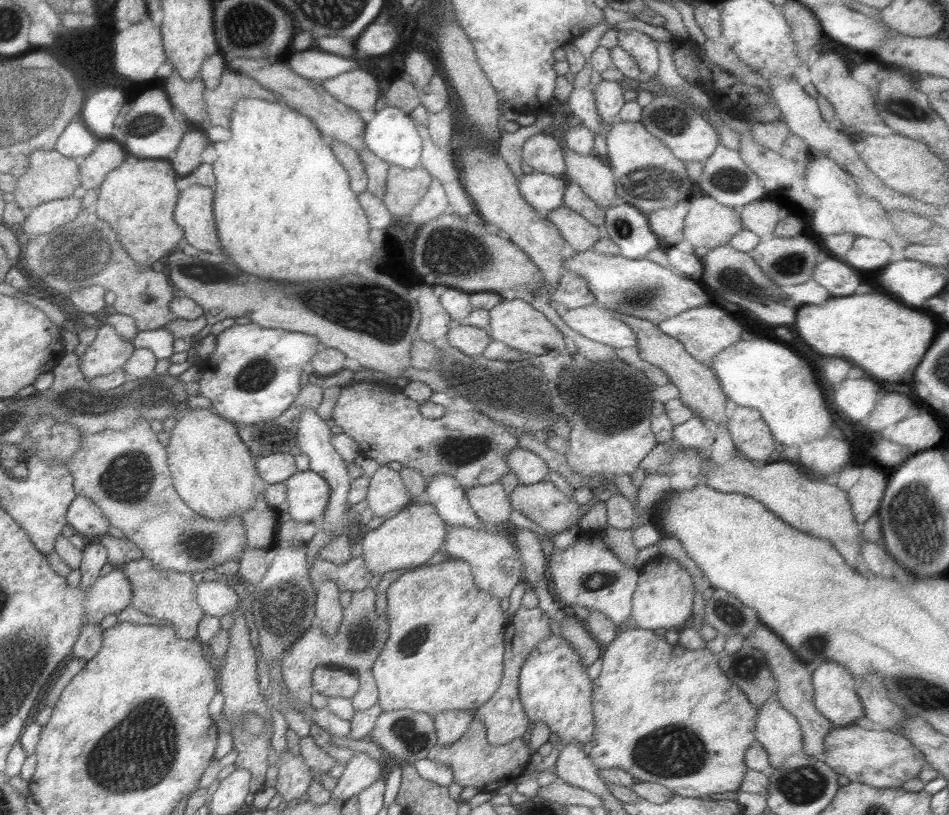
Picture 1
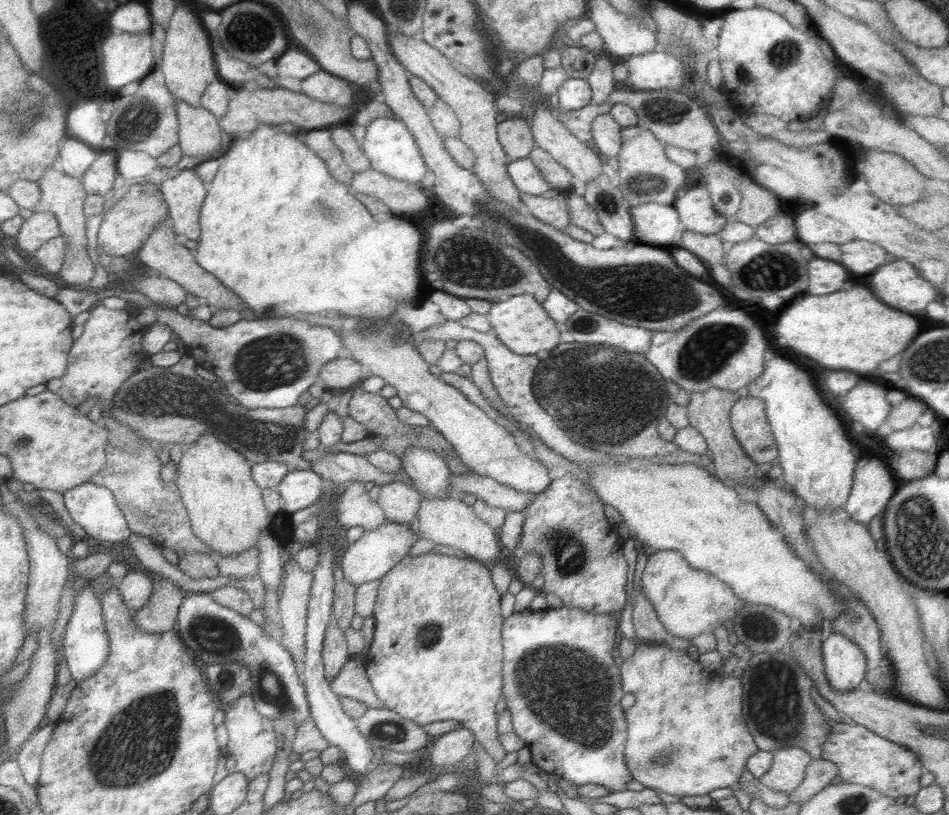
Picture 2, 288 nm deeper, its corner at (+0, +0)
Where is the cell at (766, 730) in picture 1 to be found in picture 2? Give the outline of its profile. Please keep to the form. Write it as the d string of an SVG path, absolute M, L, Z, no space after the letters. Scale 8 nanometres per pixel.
M777 748L777 752L773 752L771 768L759 778L759 784L789 796L803 782L811 760L813 758L803 748Z

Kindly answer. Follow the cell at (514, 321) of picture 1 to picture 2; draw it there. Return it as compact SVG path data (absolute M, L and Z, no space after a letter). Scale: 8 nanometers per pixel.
M517 294L503 302L491 304L489 326L491 326L491 332L497 336L497 340L505 344L511 354L517 354L517 356L547 354L559 344L559 334L561 334L555 328L555 322L545 314L541 304L537 304L535 298L529 294Z

